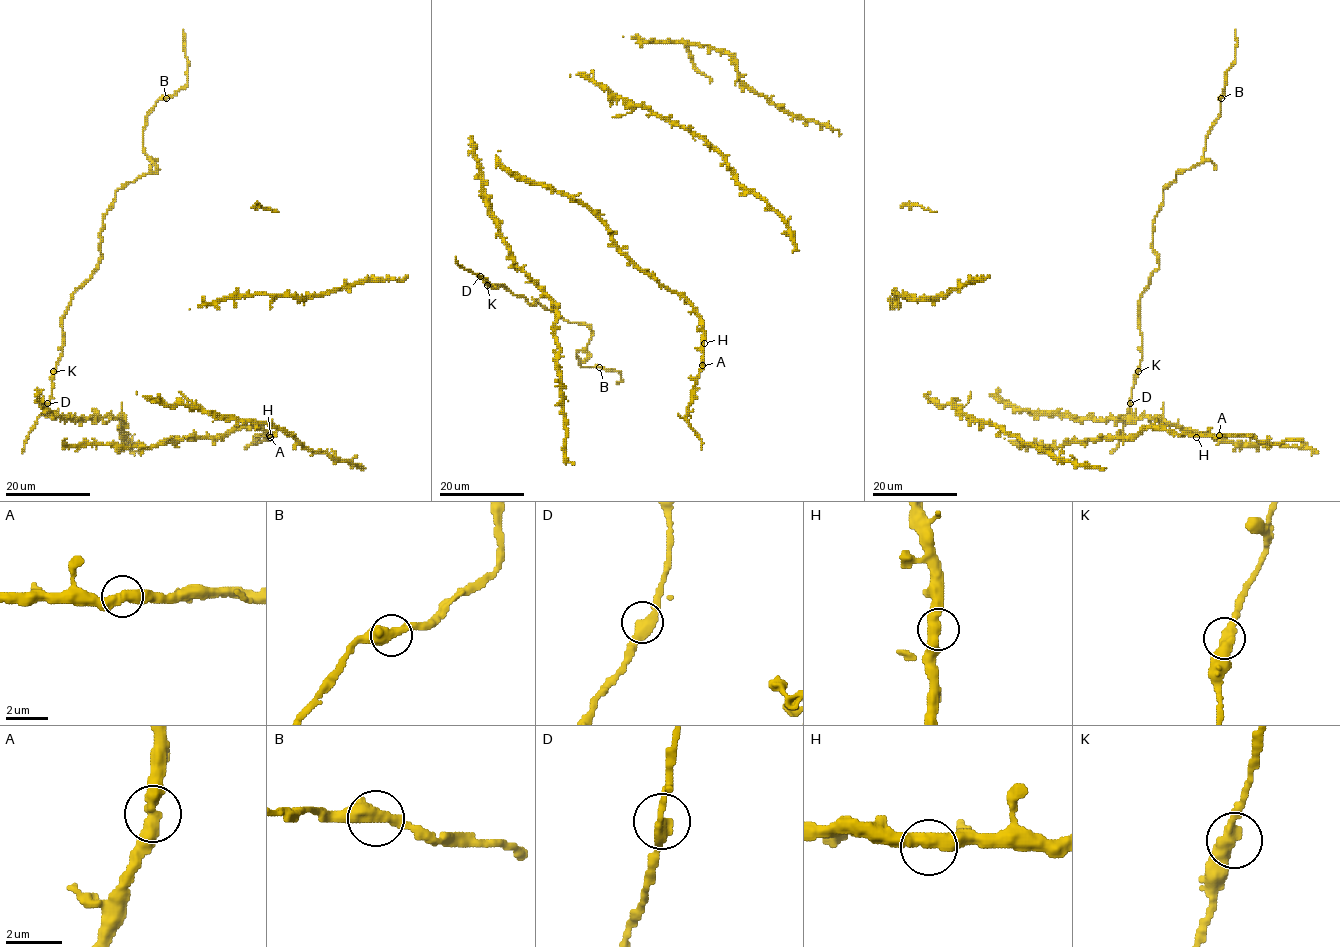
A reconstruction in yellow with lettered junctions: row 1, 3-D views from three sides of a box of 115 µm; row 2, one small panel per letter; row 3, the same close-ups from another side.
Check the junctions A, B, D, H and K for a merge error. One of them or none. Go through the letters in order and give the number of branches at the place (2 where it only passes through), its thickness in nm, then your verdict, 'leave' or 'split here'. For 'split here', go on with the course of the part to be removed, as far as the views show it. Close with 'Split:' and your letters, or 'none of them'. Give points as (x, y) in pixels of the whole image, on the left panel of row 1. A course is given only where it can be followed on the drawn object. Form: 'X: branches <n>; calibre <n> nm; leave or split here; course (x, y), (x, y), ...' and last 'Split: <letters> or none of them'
A: branches 2; calibre 440 nm; leave
B: branches 2; calibre 440 nm; leave
D: branches 2; calibre 400 nm; leave
H: branches 2; calibre 440 nm; leave
K: branches 2; calibre 420 nm; leave
Split: none of them

